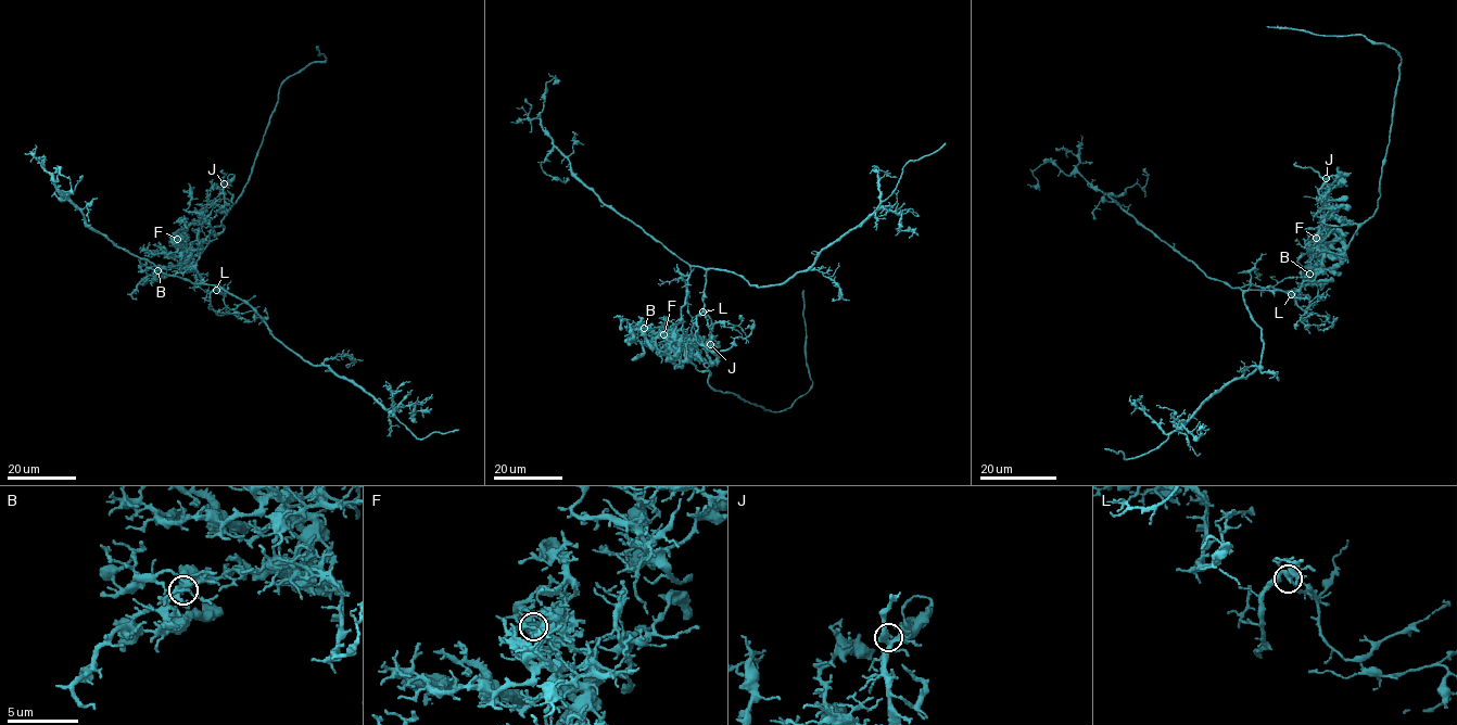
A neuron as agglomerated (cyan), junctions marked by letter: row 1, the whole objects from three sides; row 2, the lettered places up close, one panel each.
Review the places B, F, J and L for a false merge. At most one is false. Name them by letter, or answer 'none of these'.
F

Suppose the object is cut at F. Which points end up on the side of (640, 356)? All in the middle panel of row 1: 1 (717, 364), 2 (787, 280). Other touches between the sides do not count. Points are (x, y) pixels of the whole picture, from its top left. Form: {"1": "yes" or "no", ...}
{"1": "yes", "2": "no"}

